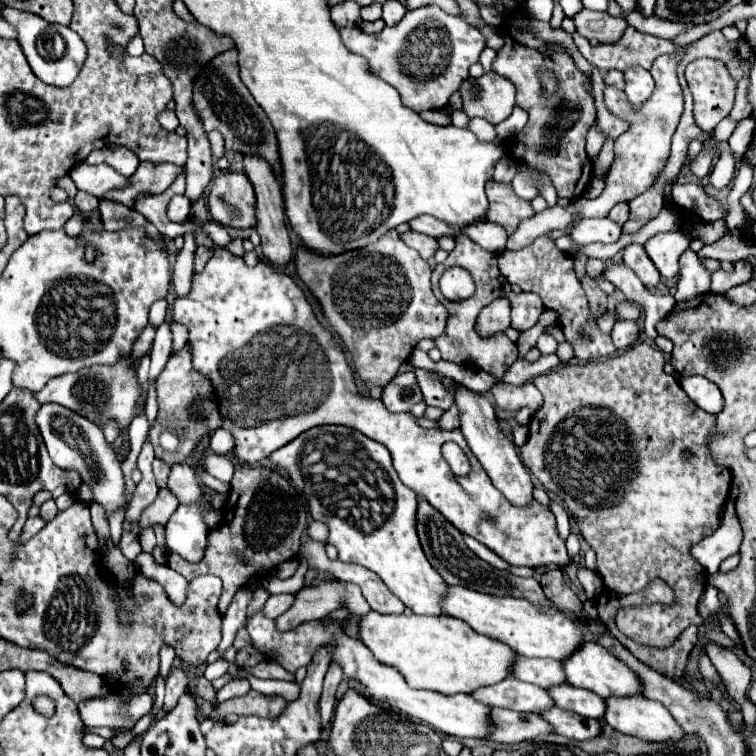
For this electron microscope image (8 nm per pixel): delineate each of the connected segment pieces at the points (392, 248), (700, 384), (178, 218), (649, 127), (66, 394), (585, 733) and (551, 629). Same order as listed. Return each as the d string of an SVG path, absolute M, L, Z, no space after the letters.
M395 229L387 231L369 247L331 257L299 245L295 269L301 281L321 301L327 321L343 339L345 351L353 359L359 377L367 381L369 387L387 385L399 367L407 363L411 351L423 337L439 337L445 329L449 313L431 291L429 263L407 247Z
M683 377L681 387L685 389L685 393L691 397L691 401L695 405L699 405L703 411L707 413L719 413L724 406L724 398L721 391L705 377Z
M177 195L171 199L171 203L167 207L169 219L173 219L175 223L187 223L189 213L191 213L191 201L185 195Z
M661 55L655 59L653 67L651 67L651 75L655 79L655 91L653 95L639 107L635 107L633 103L629 103L625 91L615 89L615 87L605 87L605 105L607 109L617 115L619 119L629 123L629 129L619 135L615 139L615 161L605 177L605 189L597 199L573 199L567 207L547 207L541 213L535 213L531 219L525 219L517 231L509 237L507 241L507 249L521 249L529 243L533 243L537 237L545 235L551 229L565 229L573 217L607 217L609 209L619 203L619 201L631 201L633 197L637 197L641 191L645 191L655 175L663 169L665 159L669 157L669 149L671 149L671 137L673 131L677 129L681 111L683 111L683 93L681 93L681 85L677 81L677 57L673 55Z
M127 359L117 361L115 365L93 365L89 369L83 369L79 373L67 373L61 377L51 379L35 397L41 403L57 403L67 409L73 409L97 425L103 425L107 419L117 419L119 429L123 431L133 415L135 415L135 401L139 397L139 383L135 369L129 367Z
M553 707L553 711L541 711L541 719L545 719L557 735L563 735L567 739L575 741L587 741L595 735L599 735L601 725L597 719L585 719L577 715L575 711L565 711L559 707Z
M447 585L447 591L443 593L441 609L445 615L459 617L465 623L469 623L473 631L497 639L501 643L505 641L517 655L525 655L525 657L551 657L563 661L585 641L579 629L569 619L557 615L551 609L543 609L543 611L535 609L525 599L495 597L495 595L469 591L467 587Z

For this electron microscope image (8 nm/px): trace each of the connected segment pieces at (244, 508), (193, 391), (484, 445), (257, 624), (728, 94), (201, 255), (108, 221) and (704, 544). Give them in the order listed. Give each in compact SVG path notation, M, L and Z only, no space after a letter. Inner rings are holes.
M235 465L235 475L231 479L231 493L227 509L223 509L223 523L213 529L207 537L207 549L201 559L201 563L189 563L181 559L181 555L169 555L167 565L181 573L185 579L195 579L197 575L217 575L223 581L223 593L217 605L217 611L221 617L225 615L233 595L247 587L247 583L257 583L257 579L263 579L269 571L273 571L279 563L295 559L301 547L301 537L307 527L307 499L303 493L299 493L287 479L283 479L275 469L269 467L247 467L247 465Z
M183 347L177 355L169 357L165 369L159 373L159 377L155 381L155 391L157 391L159 415L149 429L149 441L155 449L155 457L169 463L169 465L183 463L191 455L199 437L215 431L221 425L221 415L217 409L213 387L201 373L193 371L189 347ZM163 431L171 431L177 437L177 445L173 445L173 451L169 451L161 445L161 433Z
M457 383L455 389L455 403L461 409L461 431L471 447L471 451L477 455L479 463L483 465L483 469L487 471L489 479L493 481L493 485L517 507L529 507L529 503L535 501L533 497L533 481L529 471L525 469L525 465L521 463L521 457L513 445L511 439L507 439L499 427L499 421L493 413L493 405L487 397L469 391L467 387Z
M257 611L253 617L247 621L247 633L253 639L253 647L267 659L289 673L295 673L299 667L307 667L313 659L313 655L321 647L331 649L331 663L341 665L343 673L347 679L353 679L363 685L363 691L373 703L381 705L391 705L393 711L409 717L411 721L425 721L433 729L463 739L463 737L485 737L489 733L489 707L475 701L471 695L457 693L457 695L441 695L439 691L429 691L429 689L411 689L405 679L393 671L393 667L387 667L371 655L371 651L359 641L351 639L345 635L341 625L333 619L315 619L315 621L305 621L297 625L295 629L289 631L277 631L275 619L269 619L263 615L263 611Z
M695 59L685 69L695 101L695 121L703 131L717 127L733 107L735 81L717 59Z
M197 247L197 251L195 251L195 261L193 261L193 269L195 269L195 271L201 271L211 255L213 255L211 249L207 249L207 247Z
M99 199L99 215L101 215L103 229L107 229L107 231L117 231L121 227L127 227L127 225L135 223L135 225L143 225L149 231L151 237L153 235L157 239L161 237L161 233L155 229L155 225L147 223L147 219L141 213L137 213L135 209L125 207L121 203L113 203L113 201L107 201L107 199Z
M729 497L721 509L719 529L711 537L705 537L701 543L697 543L691 553L707 569L707 573L717 573L723 559L739 553L741 539L741 521L735 509L735 499Z

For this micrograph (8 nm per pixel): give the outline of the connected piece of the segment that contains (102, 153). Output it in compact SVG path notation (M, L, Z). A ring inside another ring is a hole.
M105 147L105 149L91 151L85 161L87 161L89 165L107 163L107 165L111 165L115 171L119 171L121 175L133 175L135 169L139 167L137 155L133 155L133 151L129 151L129 149L125 149L125 147Z

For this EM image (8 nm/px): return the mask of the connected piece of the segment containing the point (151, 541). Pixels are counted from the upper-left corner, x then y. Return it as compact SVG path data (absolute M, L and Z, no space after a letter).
M143 529L141 535L139 535L139 543L141 543L145 553L153 553L153 549L155 549L155 533L153 533L153 529Z

